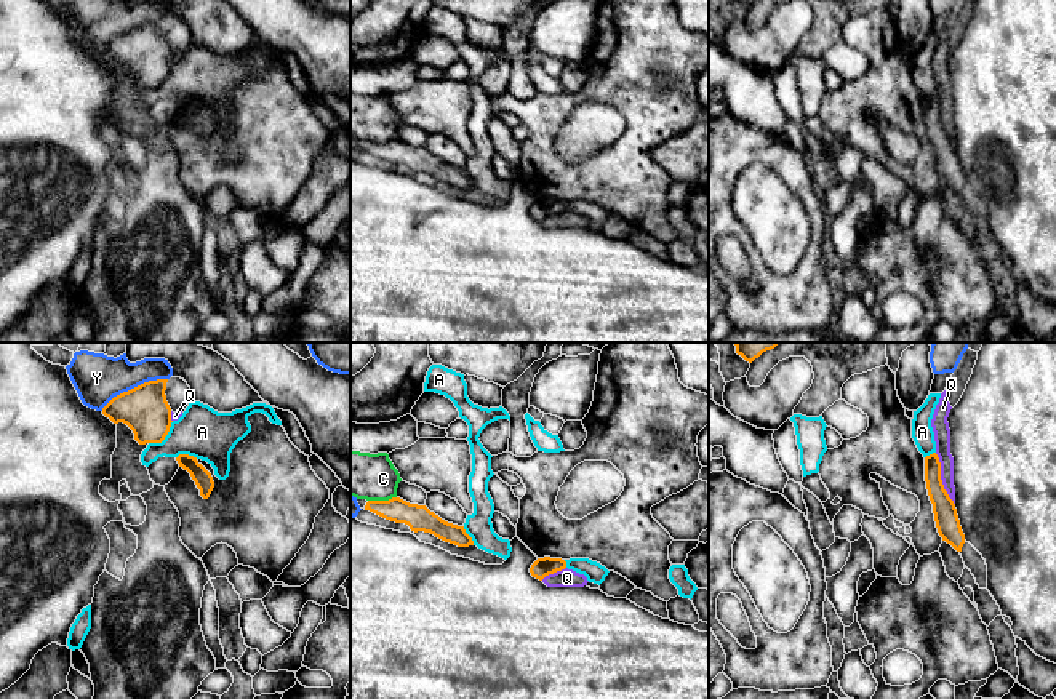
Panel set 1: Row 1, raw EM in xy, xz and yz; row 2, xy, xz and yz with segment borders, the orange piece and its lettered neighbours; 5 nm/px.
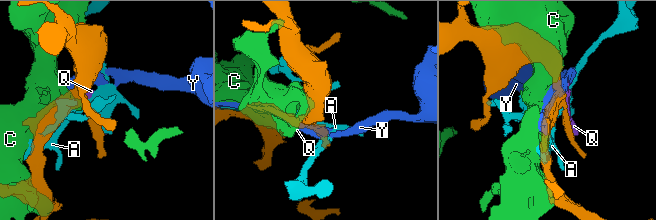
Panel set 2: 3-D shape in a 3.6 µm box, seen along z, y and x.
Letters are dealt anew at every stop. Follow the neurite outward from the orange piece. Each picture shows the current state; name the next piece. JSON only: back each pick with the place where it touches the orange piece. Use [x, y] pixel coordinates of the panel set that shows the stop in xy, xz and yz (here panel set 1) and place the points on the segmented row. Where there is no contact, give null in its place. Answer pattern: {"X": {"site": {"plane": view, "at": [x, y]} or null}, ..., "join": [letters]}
{"Q": {"site": {"plane": "yz", "at": [940, 479]}}, "join": ["Q"]}

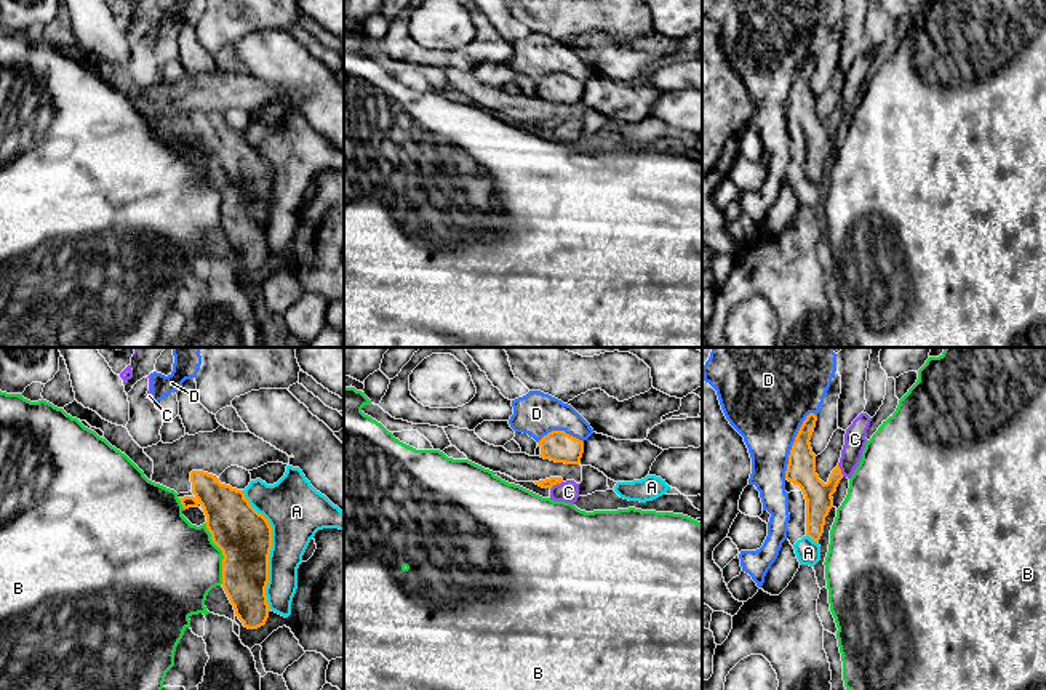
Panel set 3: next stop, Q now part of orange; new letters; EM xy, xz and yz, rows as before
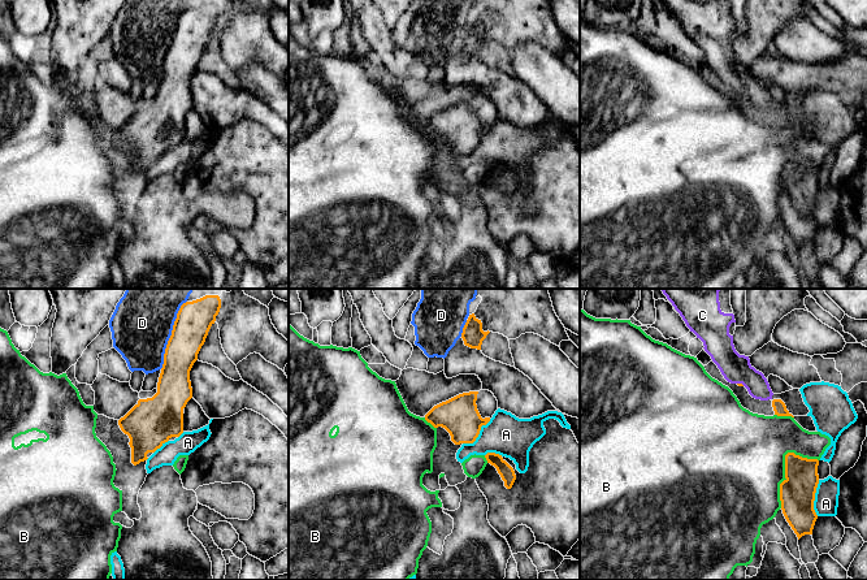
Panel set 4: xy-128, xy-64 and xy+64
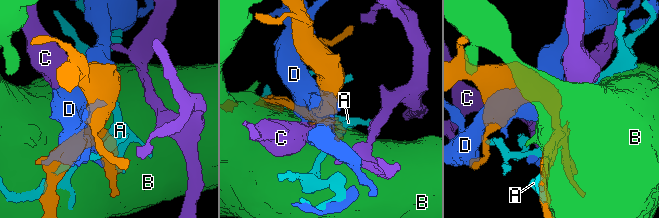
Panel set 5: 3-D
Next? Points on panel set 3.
{"C": {"site": {"plane": "xz", "at": [555, 484]}}, "join": ["C"]}

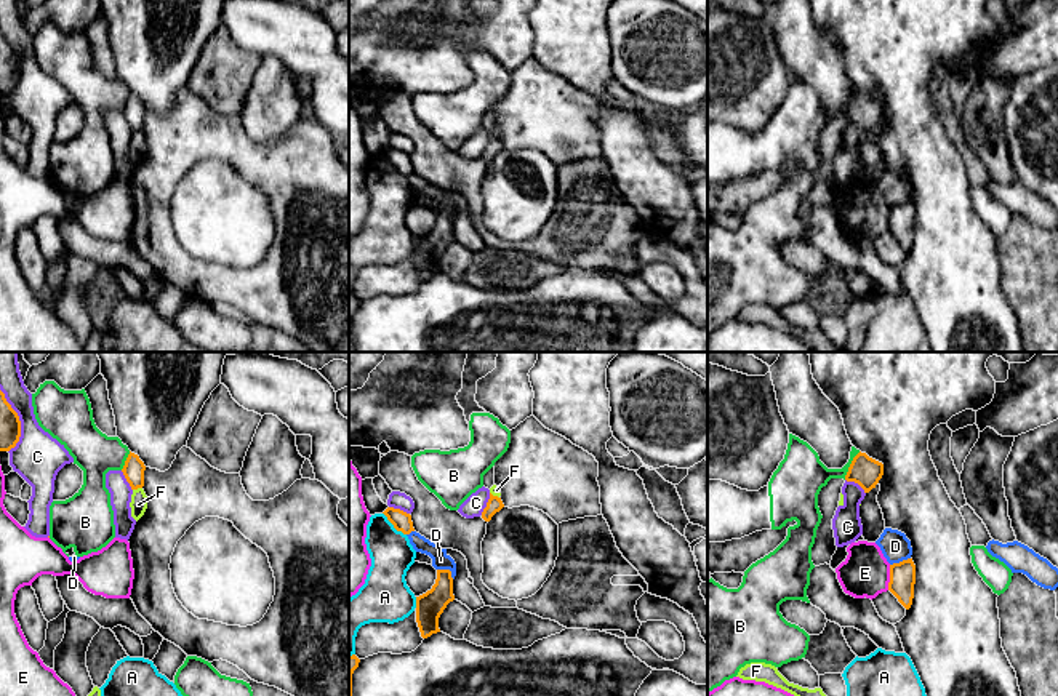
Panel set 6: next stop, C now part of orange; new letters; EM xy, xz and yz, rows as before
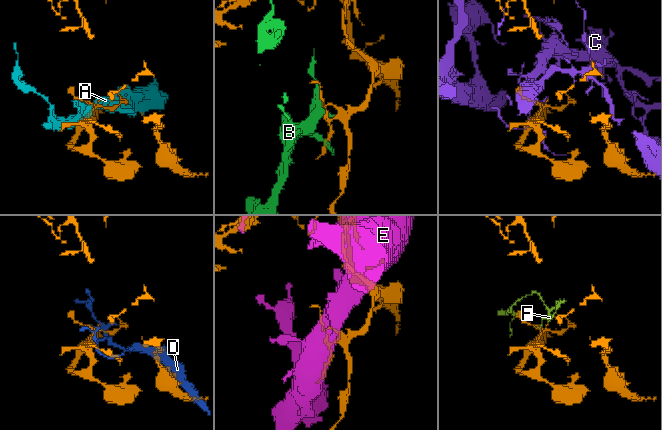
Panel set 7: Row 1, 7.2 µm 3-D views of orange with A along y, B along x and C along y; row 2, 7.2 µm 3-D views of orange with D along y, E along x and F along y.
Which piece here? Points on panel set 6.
{"join": []}

